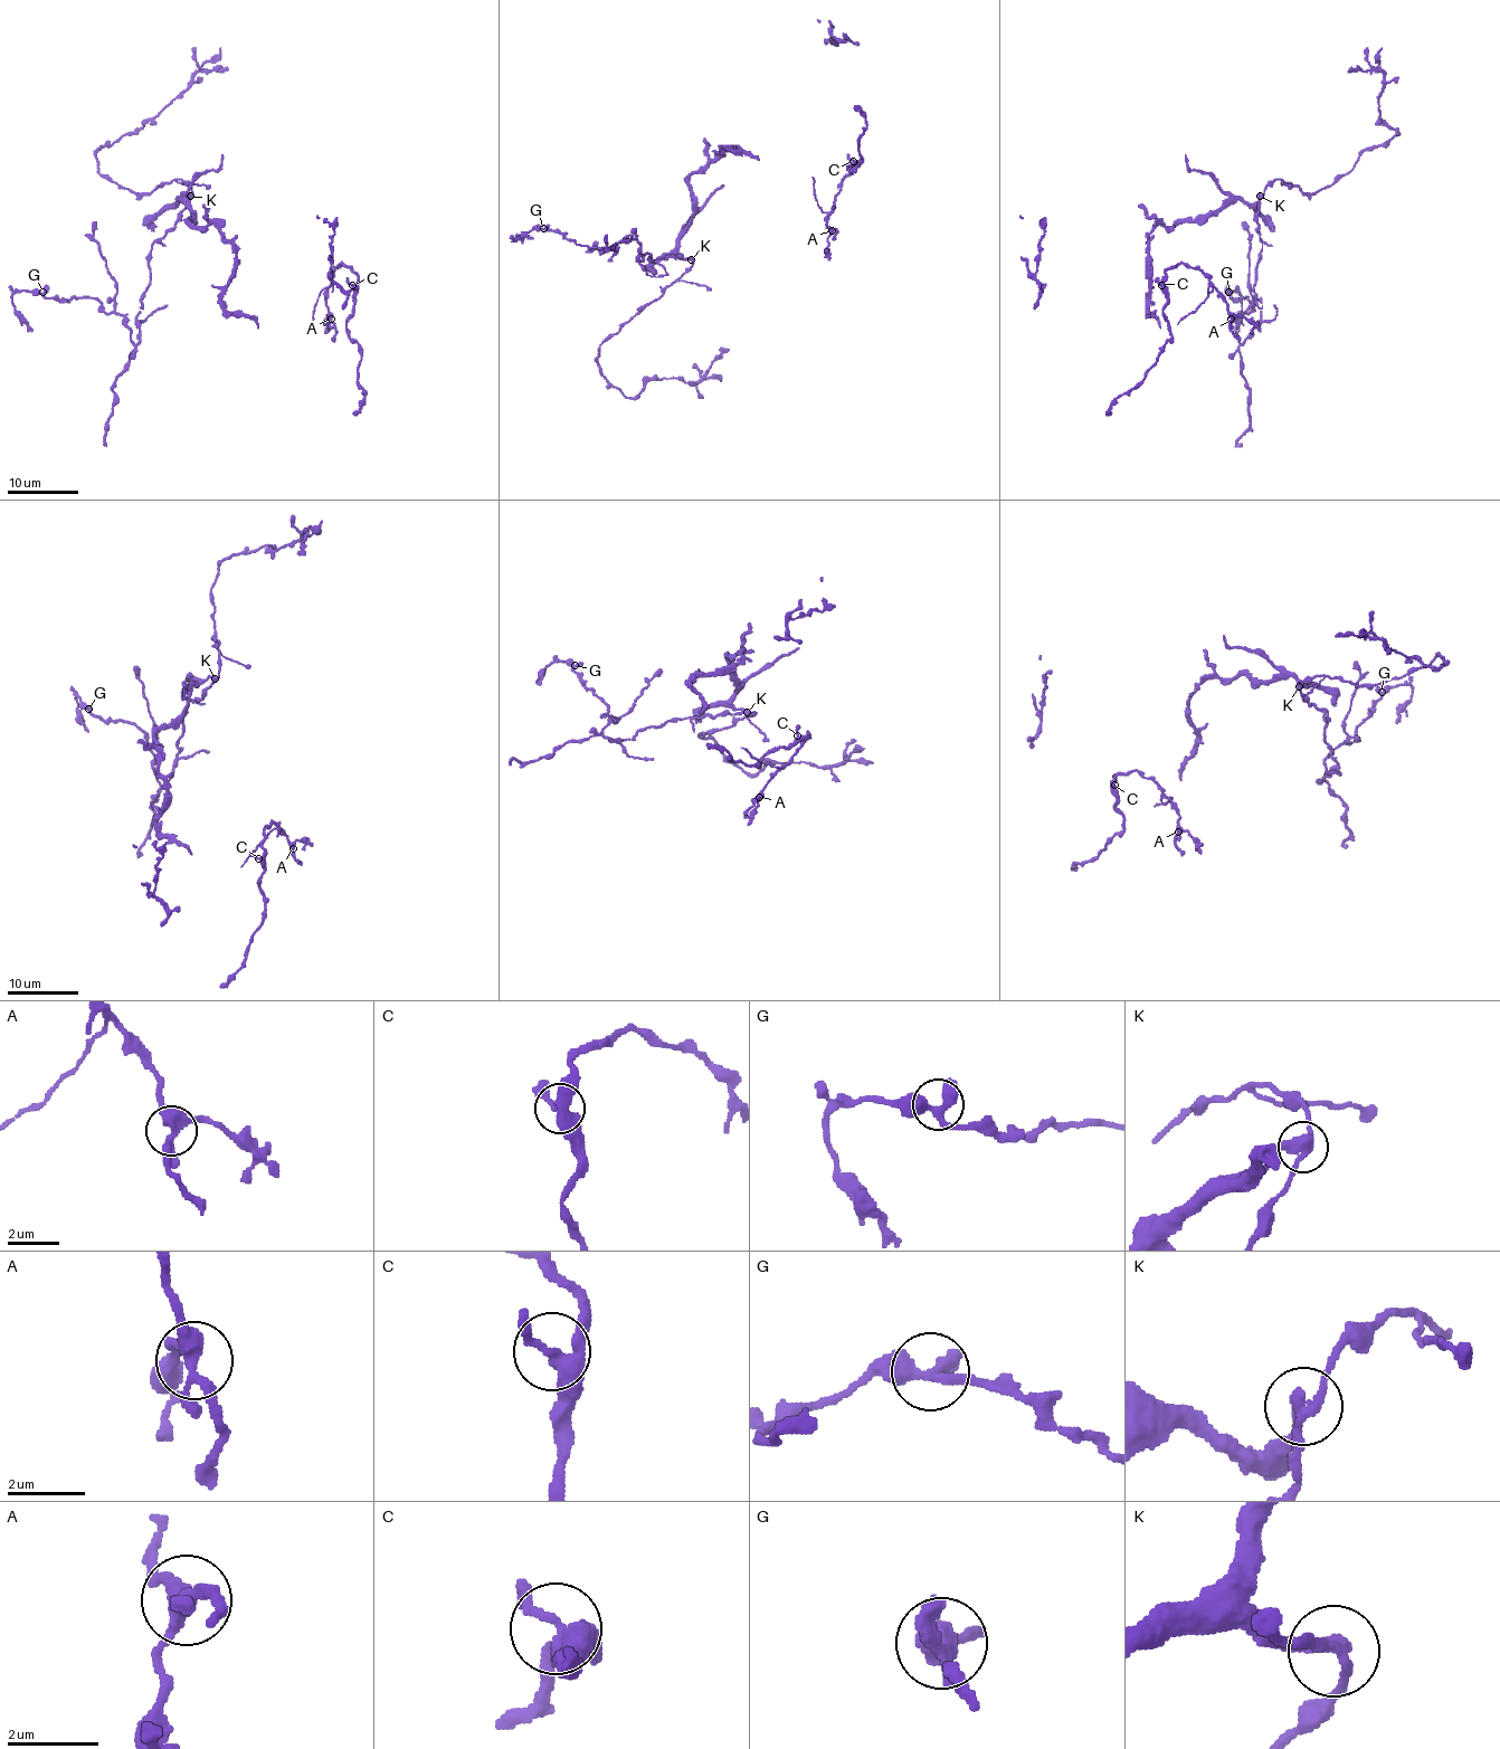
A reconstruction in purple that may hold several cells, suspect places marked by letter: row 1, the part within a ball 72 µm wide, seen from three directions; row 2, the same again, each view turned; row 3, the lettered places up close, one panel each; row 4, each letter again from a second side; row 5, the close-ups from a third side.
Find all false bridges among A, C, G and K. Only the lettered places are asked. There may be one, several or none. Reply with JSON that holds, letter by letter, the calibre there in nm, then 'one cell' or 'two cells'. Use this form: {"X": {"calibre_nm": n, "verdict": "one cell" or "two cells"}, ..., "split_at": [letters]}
{"A": {"calibre_nm": 360, "verdict": "one cell"}, "C": {"calibre_nm": 340, "verdict": "one cell"}, "G": {"calibre_nm": 320, "verdict": "one cell"}, "K": {"calibre_nm": 280, "verdict": "two cells"}, "split_at": ["K"]}

